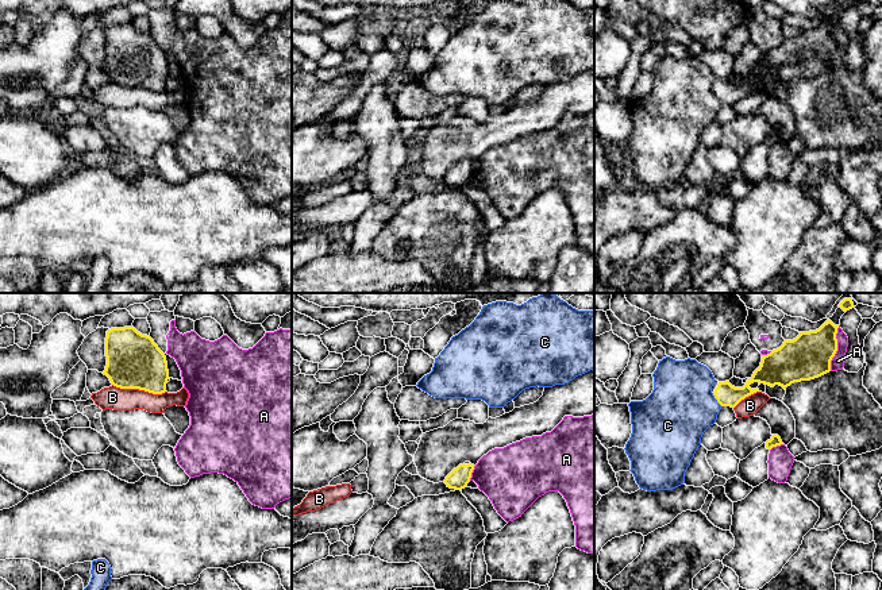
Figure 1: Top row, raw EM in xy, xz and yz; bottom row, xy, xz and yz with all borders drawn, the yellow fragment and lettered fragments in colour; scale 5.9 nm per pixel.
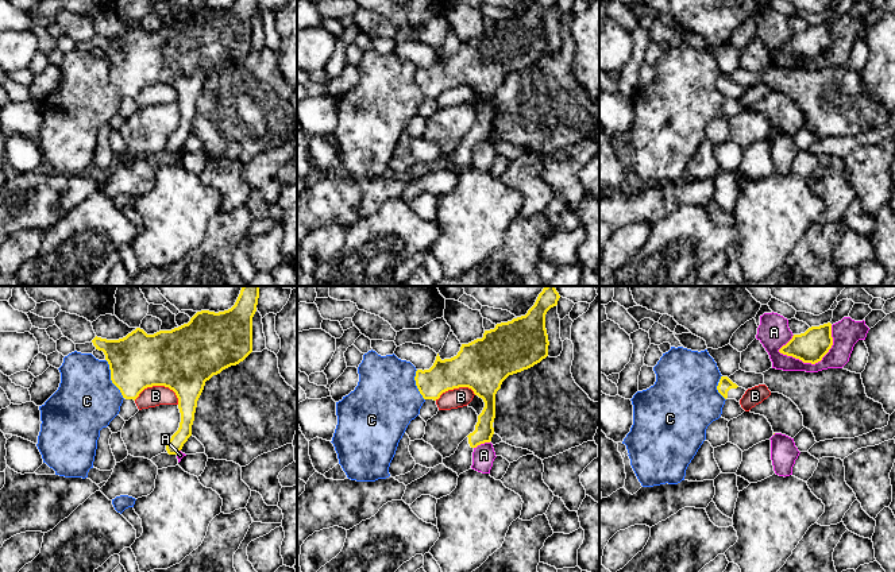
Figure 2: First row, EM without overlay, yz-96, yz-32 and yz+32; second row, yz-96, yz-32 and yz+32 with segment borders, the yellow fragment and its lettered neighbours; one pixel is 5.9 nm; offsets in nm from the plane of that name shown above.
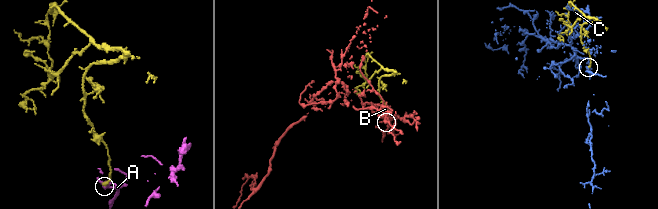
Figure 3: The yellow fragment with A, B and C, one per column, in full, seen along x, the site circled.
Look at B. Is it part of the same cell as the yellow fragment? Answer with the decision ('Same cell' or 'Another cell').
Another cell

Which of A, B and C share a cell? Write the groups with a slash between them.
A / B / C

